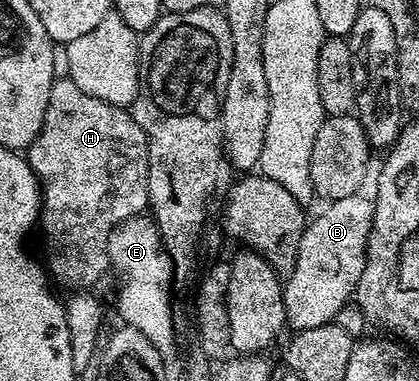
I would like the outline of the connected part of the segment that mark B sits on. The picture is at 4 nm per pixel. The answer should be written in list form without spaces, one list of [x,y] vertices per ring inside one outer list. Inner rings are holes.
[[[357,193],[325,202],[324,208],[307,220],[298,245],[296,270],[290,276],[291,282],[304,284],[284,287],[286,323],[293,332],[333,322],[338,309],[355,296],[368,249],[368,234],[372,232],[372,203],[362,196]]]

